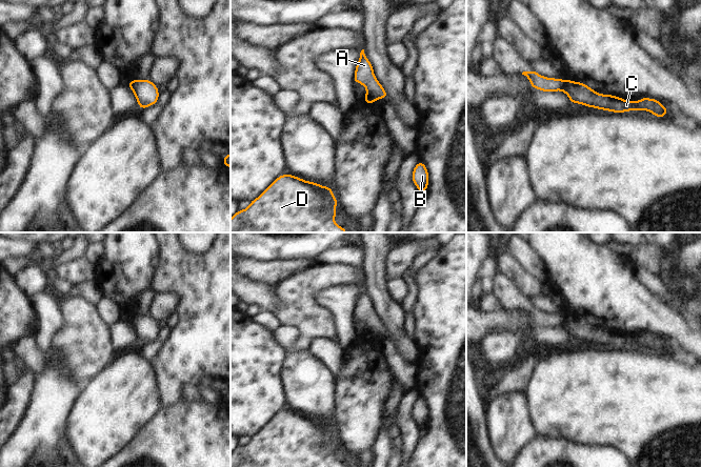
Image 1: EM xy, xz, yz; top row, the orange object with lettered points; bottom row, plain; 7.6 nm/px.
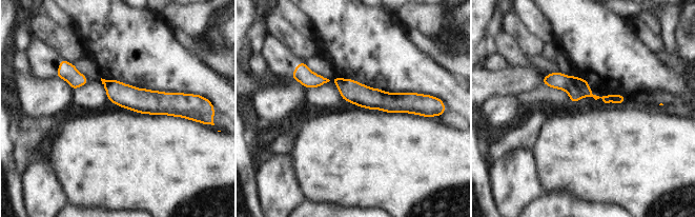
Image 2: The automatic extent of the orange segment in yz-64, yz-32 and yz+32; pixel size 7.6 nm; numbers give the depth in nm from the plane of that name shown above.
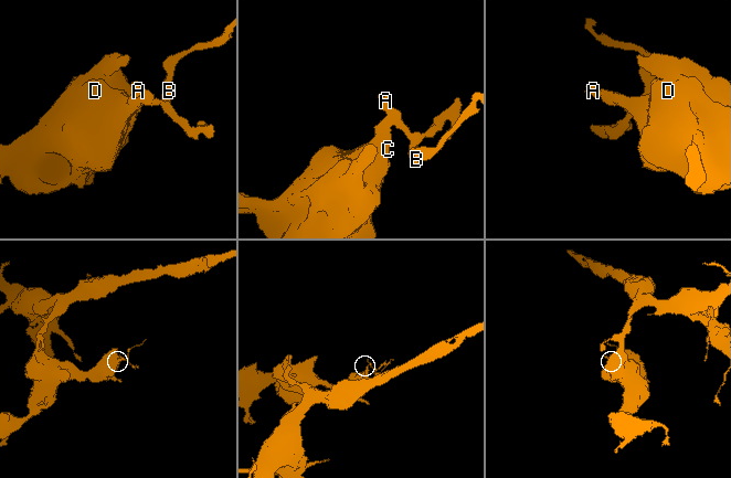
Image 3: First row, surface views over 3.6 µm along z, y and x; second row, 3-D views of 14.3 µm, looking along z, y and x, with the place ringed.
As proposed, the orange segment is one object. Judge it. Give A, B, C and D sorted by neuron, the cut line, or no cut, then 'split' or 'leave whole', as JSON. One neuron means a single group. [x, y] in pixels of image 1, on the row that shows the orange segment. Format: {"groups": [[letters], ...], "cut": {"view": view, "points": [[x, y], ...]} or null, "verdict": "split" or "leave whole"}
{"groups": [["A", "B"], ["C", "D"]], "cut": {"view": "yz", "points": [[564, 80], [566, 92], [574, 102]]}, "verdict": "split"}

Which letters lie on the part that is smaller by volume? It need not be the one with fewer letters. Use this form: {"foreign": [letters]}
{"foreign": ["A", "B"]}

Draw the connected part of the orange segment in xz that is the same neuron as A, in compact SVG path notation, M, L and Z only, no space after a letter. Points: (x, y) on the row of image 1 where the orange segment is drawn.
M364 49L360 53L360 58L355 69L354 82L363 84L366 88L367 95L375 101L379 98L386 100L386 90L375 77L373 66L366 58Z

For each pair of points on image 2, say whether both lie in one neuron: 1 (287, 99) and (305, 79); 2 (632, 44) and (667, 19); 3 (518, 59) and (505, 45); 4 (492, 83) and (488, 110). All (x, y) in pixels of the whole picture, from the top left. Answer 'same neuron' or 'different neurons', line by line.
1: different neurons
2: different neurons
3: same neuron
4: different neurons

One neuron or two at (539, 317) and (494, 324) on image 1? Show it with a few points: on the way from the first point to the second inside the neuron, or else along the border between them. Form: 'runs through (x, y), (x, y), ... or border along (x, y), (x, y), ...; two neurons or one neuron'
border along (506, 309), (524, 310), (532, 323); two neurons

